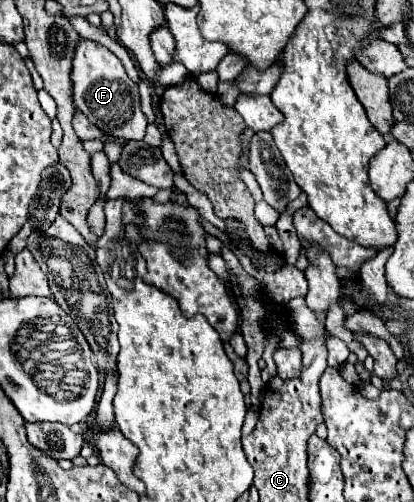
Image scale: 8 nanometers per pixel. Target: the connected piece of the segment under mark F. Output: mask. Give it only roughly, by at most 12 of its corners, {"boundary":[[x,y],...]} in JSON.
{"boundary":[[81,39],[75,107],[123,141],[143,139],[139,89],[107,47]]}

